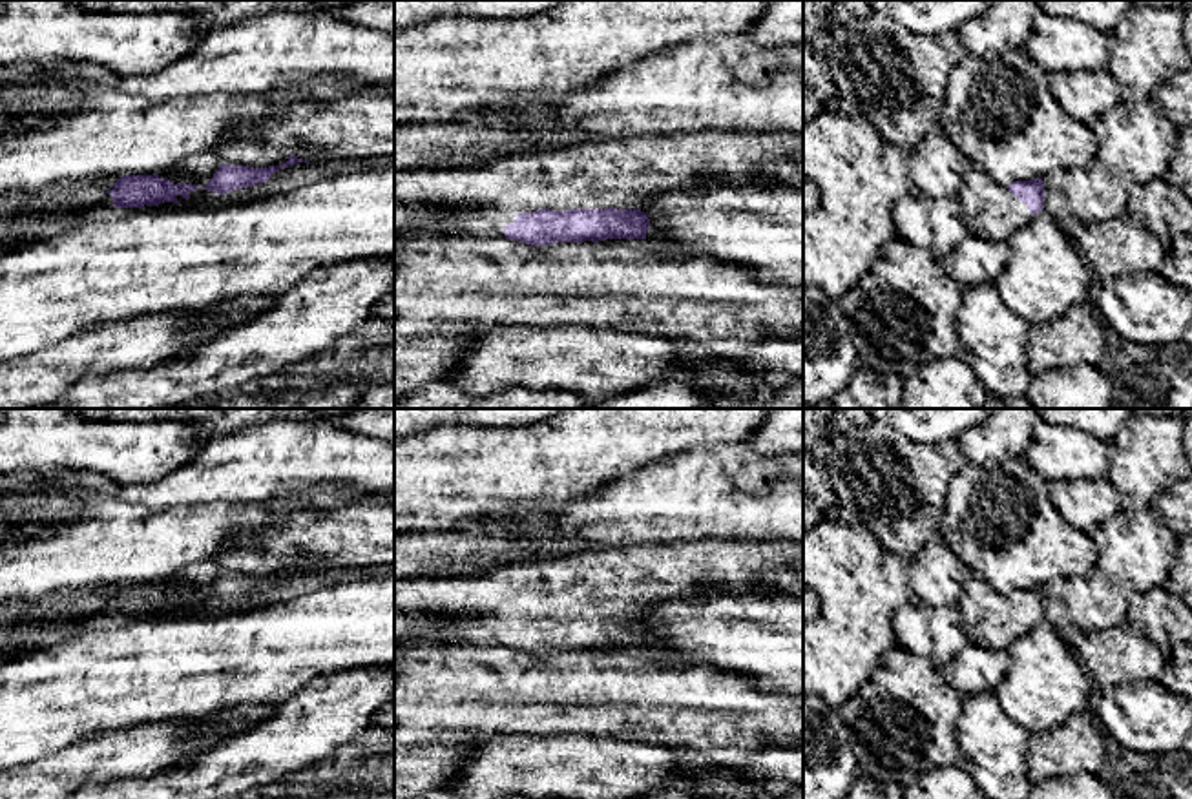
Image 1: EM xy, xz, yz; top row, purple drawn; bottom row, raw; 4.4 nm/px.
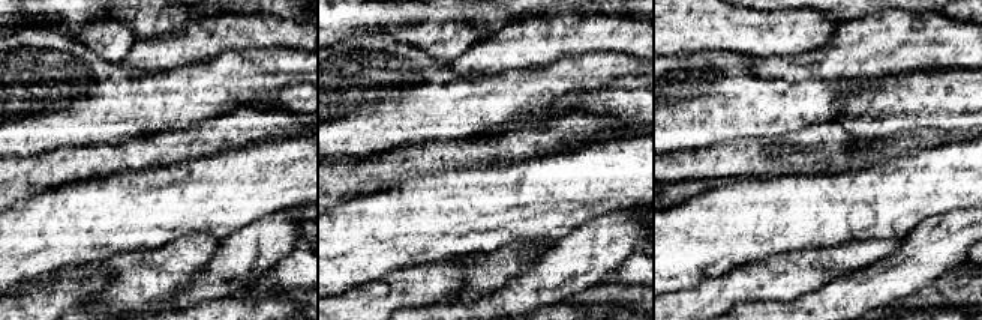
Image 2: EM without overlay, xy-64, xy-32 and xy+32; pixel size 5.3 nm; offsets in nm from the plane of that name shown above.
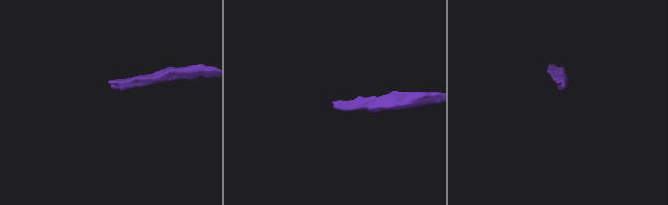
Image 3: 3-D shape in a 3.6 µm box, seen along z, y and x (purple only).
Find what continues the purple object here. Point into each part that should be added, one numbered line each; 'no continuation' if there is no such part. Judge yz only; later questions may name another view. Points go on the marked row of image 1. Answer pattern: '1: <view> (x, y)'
1: yz (992, 212)

